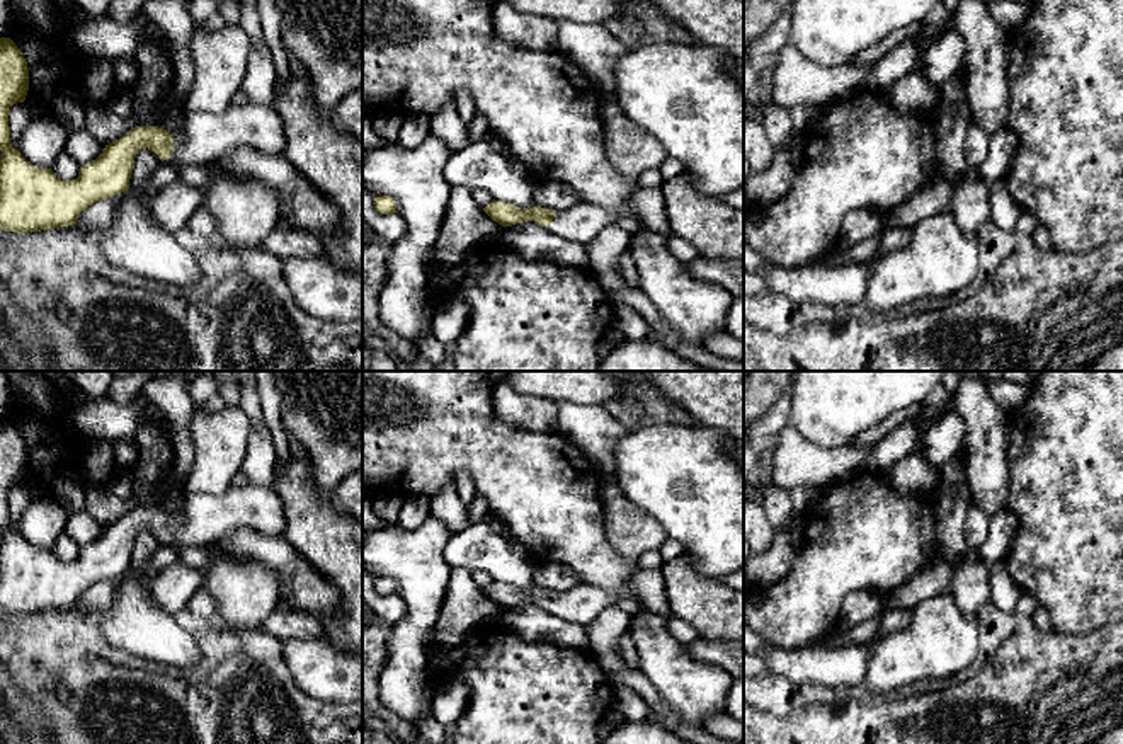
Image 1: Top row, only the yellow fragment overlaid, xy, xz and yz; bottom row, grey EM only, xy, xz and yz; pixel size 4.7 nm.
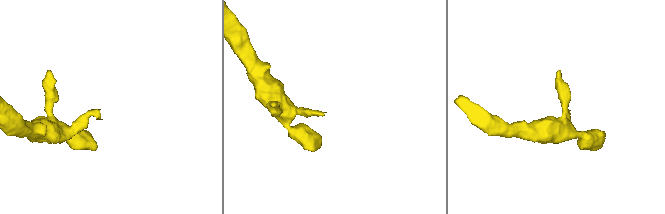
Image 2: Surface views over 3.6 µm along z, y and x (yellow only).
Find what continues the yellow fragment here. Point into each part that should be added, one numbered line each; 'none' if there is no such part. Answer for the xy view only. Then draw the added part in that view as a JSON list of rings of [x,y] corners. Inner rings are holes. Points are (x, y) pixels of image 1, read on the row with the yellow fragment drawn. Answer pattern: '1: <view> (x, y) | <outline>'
1: xy (205, 137) | [[[247,102],[223,112],[185,112],[184,128],[174,136],[174,155],[163,162],[211,165],[237,146],[282,153],[286,136],[274,106]]]

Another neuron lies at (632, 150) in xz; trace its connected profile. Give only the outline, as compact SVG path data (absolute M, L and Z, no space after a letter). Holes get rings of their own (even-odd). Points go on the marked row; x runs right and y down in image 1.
M613 94L604 97L599 116L606 157L621 175L636 179L664 163L667 152L662 143L631 121Z

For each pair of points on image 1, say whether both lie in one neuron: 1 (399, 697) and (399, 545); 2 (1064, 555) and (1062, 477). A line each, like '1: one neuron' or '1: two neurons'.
1: one neuron
2: one neuron

